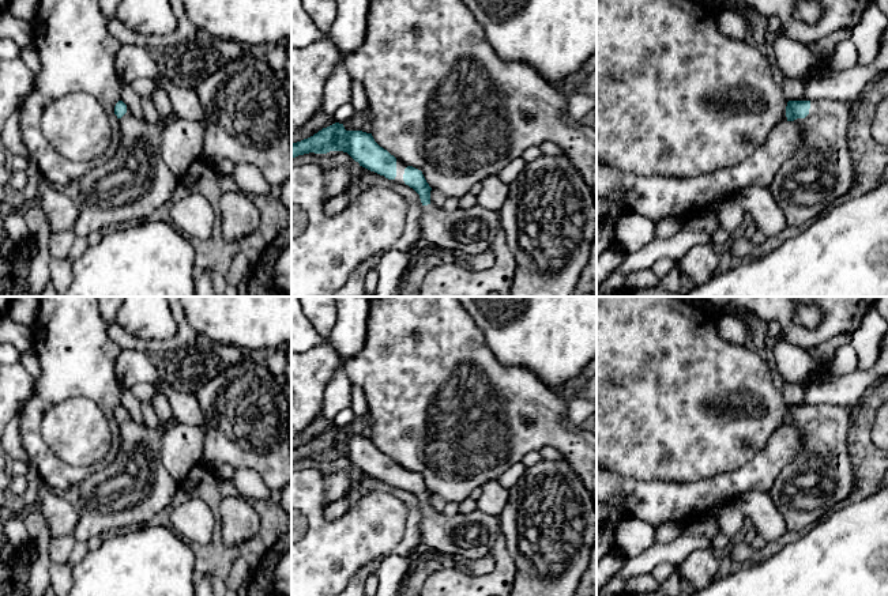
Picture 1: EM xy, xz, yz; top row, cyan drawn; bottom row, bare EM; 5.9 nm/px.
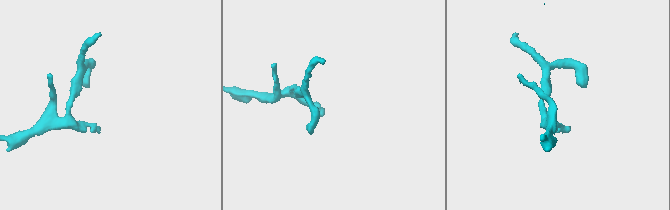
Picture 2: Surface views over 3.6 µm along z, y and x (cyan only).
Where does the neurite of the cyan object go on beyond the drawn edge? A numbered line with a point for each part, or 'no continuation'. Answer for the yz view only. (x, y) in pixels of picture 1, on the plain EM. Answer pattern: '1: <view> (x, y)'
1: yz (820, 476)

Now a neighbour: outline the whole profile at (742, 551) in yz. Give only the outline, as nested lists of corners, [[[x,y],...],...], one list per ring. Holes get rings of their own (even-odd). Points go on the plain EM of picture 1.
[[[804,528],[798,532],[784,532],[779,539],[774,542],[768,542],[764,548],[755,550],[750,543],[745,539],[737,544],[731,544],[726,551],[733,562],[738,563],[759,563],[761,561],[768,559],[774,554],[779,552],[784,546],[797,542],[804,535],[806,535],[810,528]]]

